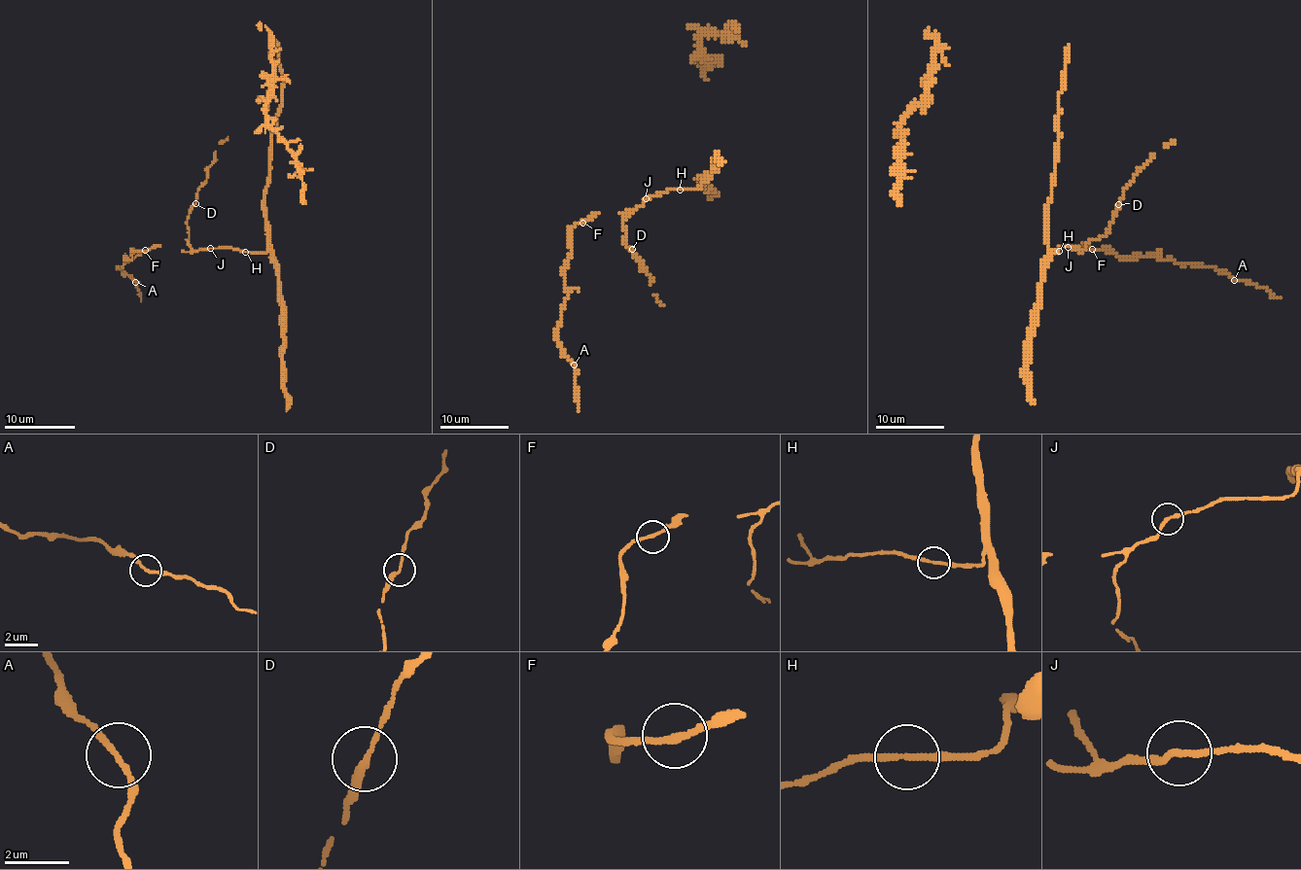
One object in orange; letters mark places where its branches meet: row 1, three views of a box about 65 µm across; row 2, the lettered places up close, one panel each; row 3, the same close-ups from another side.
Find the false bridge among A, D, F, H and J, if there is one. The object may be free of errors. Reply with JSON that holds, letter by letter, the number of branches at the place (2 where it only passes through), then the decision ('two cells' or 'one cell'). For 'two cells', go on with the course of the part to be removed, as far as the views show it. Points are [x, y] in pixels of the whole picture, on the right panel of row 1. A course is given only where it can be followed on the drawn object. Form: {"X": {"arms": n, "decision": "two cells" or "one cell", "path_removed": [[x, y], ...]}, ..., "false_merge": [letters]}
{"A": {"arms": 2, "decision": "one cell"}, "D": {"arms": 2, "decision": "one cell"}, "F": {"arms": 2, "decision": "one cell"}, "H": {"arms": 2, "decision": "one cell"}, "J": {"arms": 2, "decision": "one cell"}, "false_merge": []}

